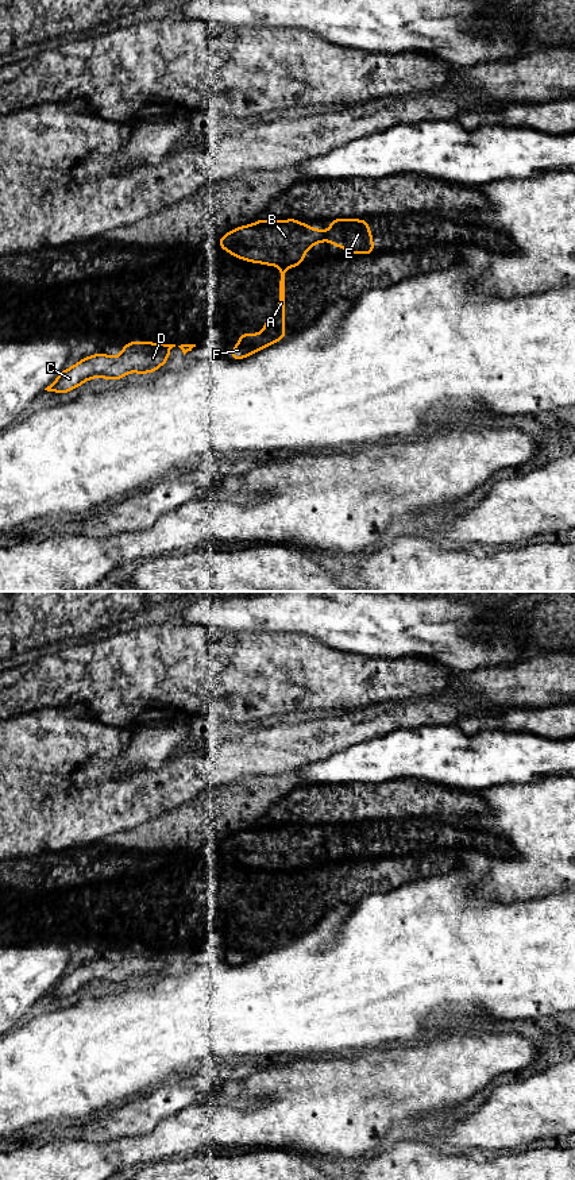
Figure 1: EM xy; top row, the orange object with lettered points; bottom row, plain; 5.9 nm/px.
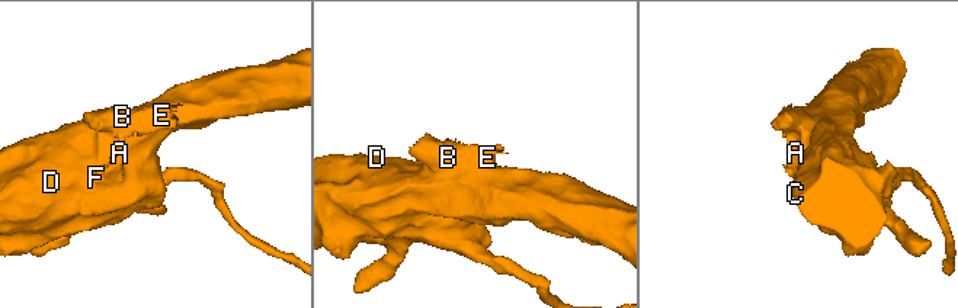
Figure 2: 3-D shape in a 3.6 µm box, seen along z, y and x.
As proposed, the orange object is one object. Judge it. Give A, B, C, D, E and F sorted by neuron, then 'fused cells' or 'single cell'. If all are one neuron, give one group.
groups A C D F / B E; fused cells

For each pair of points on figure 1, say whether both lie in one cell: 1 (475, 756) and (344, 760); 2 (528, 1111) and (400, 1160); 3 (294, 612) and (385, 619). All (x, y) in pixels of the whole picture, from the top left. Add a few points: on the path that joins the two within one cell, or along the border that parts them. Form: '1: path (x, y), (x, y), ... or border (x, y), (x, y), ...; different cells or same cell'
1: path (443, 756), (393, 756), (377, 760); same cell
2: border (433, 1145), (444, 1152), (466, 1155); different cells
3: path (317, 612), (344, 612), (354, 619), (362, 619); same cell

